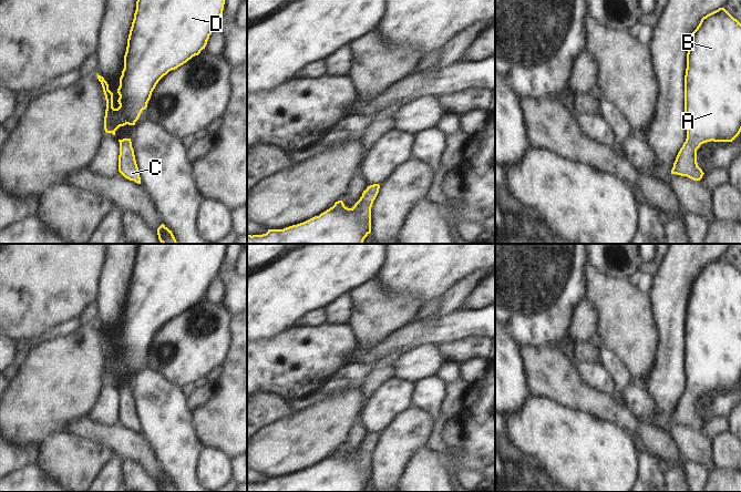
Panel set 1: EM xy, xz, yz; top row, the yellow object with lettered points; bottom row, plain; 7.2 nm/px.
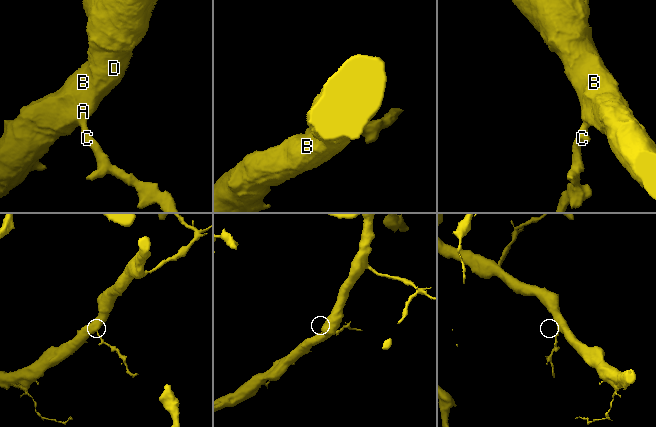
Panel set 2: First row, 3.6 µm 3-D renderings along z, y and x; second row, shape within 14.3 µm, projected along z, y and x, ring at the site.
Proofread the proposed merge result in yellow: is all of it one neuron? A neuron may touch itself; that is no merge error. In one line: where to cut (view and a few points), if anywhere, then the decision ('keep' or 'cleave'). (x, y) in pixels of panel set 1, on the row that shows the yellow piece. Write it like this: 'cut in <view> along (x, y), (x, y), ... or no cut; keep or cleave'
no cut; keep

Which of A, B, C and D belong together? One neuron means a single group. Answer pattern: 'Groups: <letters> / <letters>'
Groups: A B C D

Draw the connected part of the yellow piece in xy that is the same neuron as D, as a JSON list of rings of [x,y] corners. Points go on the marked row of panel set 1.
[[[137,0],[134,19],[130,30],[126,52],[124,55],[124,69],[120,78],[117,102],[120,106],[113,107],[113,93],[103,76],[97,74],[106,100],[104,116],[104,130],[115,135],[120,126],[135,125],[143,110],[147,107],[152,92],[158,81],[169,71],[177,69],[193,57],[198,55],[205,49],[209,35],[216,29],[219,17],[223,14],[225,0]]]

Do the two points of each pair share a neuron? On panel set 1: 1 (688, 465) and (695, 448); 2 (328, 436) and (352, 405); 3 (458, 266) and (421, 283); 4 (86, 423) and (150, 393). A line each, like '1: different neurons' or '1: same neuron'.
1: different neurons
2: same neuron
3: same neuron
4: different neurons

